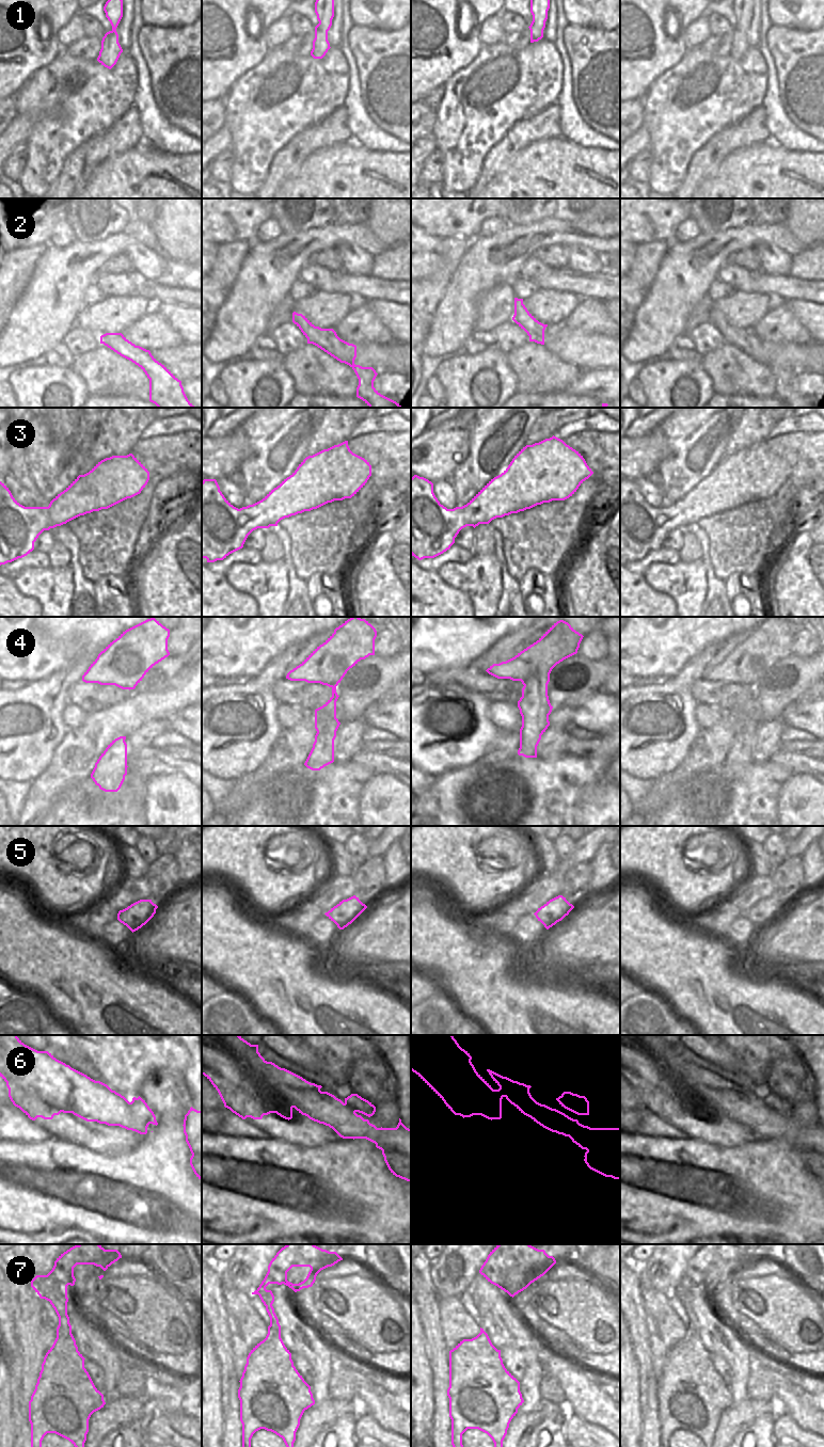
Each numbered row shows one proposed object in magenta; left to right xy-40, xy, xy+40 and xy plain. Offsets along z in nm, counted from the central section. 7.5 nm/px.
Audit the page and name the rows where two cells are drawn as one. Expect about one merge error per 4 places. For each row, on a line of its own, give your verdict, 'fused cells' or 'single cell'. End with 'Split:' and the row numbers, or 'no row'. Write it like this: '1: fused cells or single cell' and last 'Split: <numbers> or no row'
1: single cell
2: single cell
3: single cell
4: fused cells
5: single cell
6: fused cells
7: fused cells
Split: 4, 6, 7

